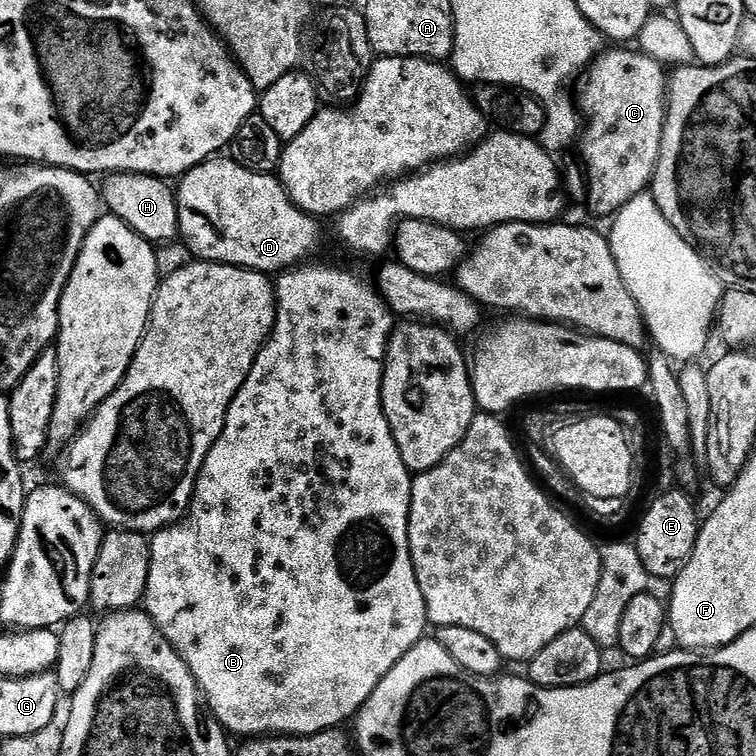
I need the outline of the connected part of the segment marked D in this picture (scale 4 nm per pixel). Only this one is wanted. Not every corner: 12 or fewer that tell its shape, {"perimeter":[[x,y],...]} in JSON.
{"perimeter":[[231,158],[175,185],[193,257],[287,272],[317,217],[275,175]]}

